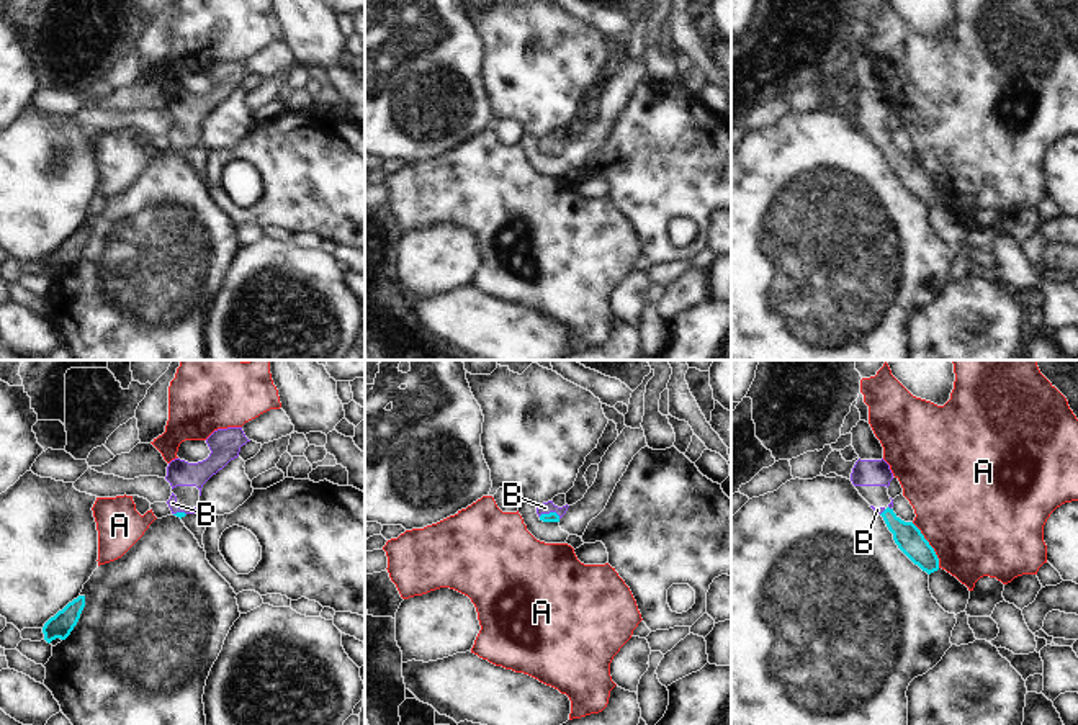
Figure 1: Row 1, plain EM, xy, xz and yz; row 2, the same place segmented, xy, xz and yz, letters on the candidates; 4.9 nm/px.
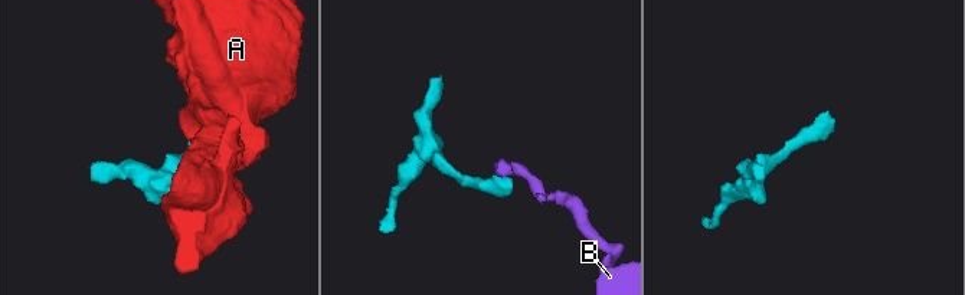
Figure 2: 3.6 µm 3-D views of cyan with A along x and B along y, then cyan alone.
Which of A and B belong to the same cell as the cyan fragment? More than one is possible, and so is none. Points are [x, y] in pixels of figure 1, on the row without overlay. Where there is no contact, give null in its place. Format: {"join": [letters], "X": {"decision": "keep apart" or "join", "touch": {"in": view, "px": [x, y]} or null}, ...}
{"join": ["B"], "A": {"decision": "keep apart", "touch": {"in": "yz", "px": [929, 179]}}, "B": {"decision": "join", "touch": {"in": "xz", "px": [550, 146]}}}

